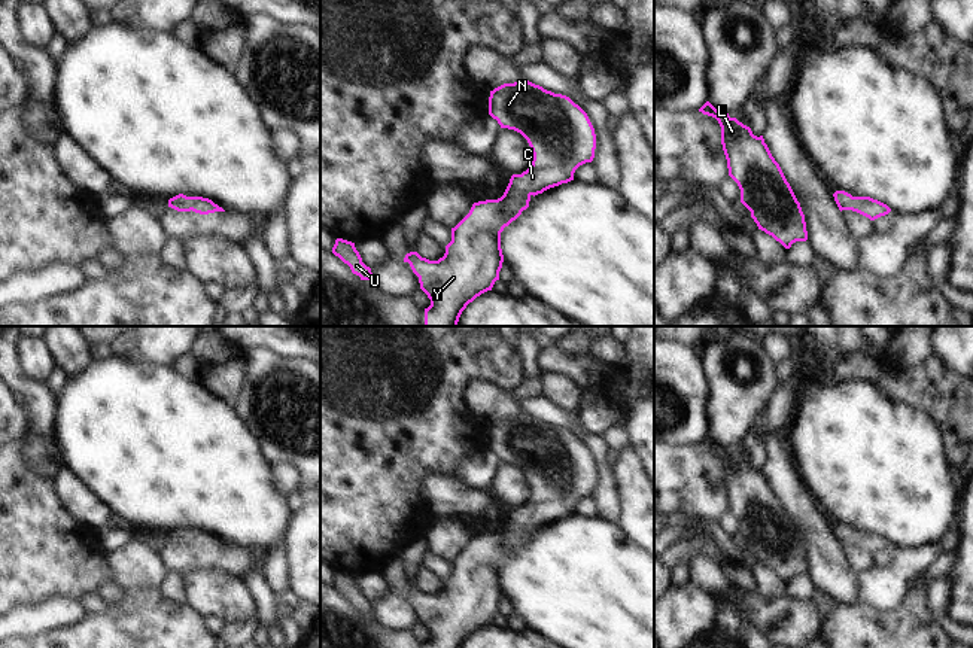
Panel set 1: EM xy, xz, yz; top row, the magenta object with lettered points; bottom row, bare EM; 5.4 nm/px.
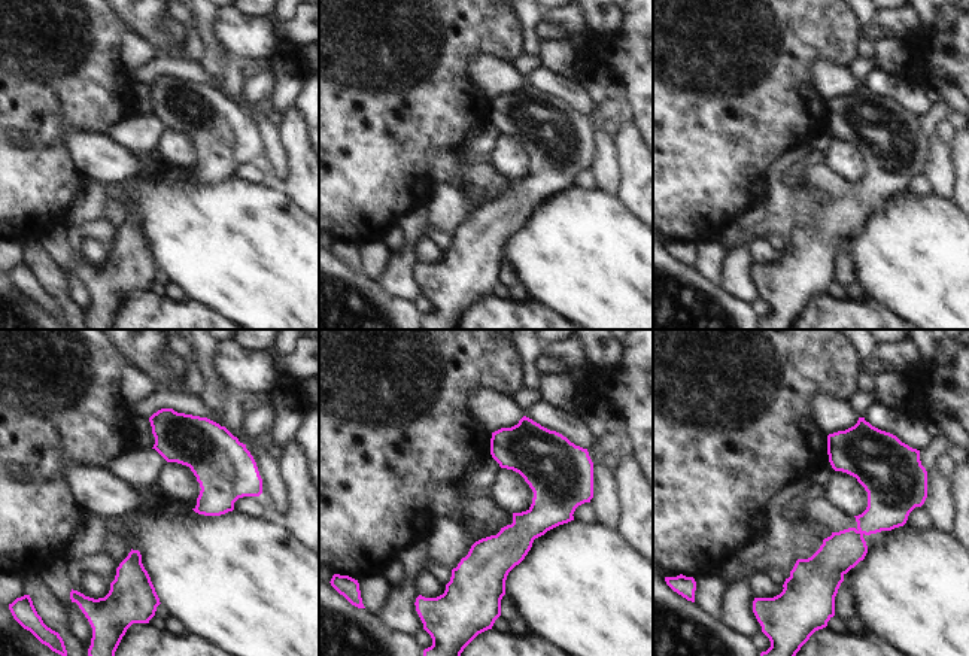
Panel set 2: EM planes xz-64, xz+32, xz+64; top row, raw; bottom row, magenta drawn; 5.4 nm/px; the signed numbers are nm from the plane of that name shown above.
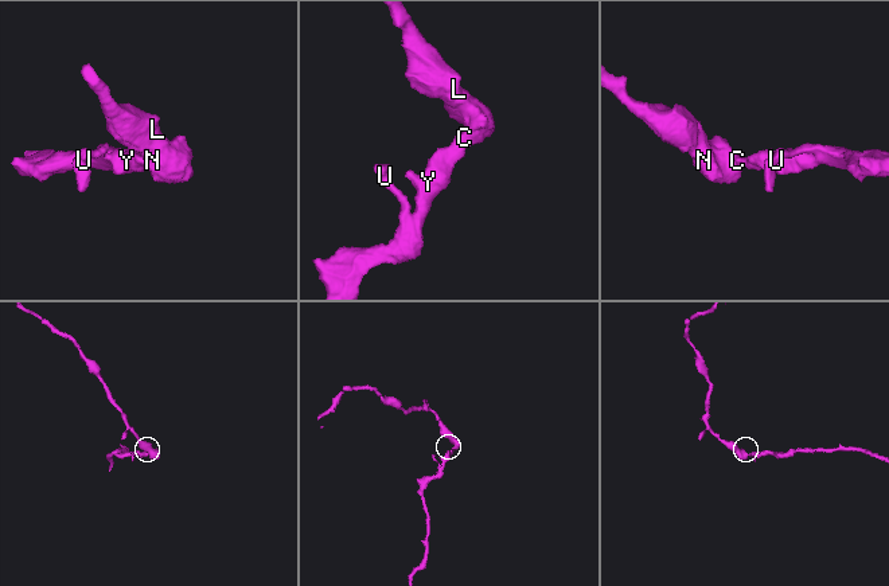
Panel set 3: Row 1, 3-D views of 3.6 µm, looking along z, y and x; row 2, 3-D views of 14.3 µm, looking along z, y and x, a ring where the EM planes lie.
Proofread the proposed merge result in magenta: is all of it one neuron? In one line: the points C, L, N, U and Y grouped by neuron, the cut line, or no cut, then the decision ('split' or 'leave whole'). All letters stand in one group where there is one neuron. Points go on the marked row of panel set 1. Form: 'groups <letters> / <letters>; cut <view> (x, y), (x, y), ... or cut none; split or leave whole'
groups C L N U Y; cut none; leave whole

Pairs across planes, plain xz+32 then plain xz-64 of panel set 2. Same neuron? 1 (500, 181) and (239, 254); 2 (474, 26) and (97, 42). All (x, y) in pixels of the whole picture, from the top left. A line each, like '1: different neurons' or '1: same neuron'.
1: different neurons
2: same neuron

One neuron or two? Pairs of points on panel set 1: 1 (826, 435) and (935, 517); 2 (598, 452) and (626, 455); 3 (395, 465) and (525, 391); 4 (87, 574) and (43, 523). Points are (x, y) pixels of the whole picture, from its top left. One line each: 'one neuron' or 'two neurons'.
1: one neuron
2: two neurons
3: two neurons
4: one neuron

